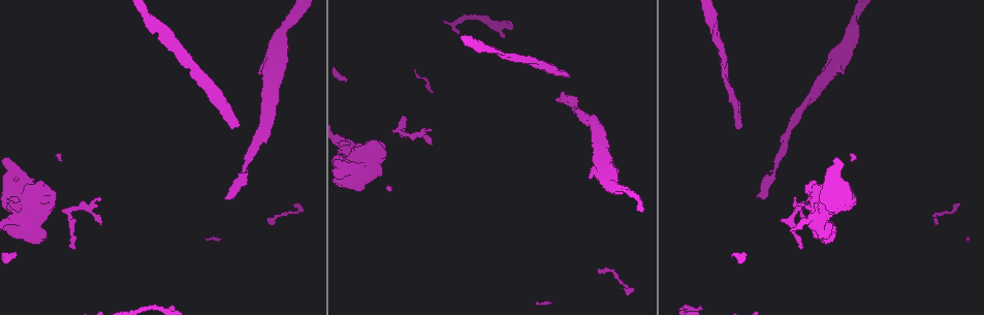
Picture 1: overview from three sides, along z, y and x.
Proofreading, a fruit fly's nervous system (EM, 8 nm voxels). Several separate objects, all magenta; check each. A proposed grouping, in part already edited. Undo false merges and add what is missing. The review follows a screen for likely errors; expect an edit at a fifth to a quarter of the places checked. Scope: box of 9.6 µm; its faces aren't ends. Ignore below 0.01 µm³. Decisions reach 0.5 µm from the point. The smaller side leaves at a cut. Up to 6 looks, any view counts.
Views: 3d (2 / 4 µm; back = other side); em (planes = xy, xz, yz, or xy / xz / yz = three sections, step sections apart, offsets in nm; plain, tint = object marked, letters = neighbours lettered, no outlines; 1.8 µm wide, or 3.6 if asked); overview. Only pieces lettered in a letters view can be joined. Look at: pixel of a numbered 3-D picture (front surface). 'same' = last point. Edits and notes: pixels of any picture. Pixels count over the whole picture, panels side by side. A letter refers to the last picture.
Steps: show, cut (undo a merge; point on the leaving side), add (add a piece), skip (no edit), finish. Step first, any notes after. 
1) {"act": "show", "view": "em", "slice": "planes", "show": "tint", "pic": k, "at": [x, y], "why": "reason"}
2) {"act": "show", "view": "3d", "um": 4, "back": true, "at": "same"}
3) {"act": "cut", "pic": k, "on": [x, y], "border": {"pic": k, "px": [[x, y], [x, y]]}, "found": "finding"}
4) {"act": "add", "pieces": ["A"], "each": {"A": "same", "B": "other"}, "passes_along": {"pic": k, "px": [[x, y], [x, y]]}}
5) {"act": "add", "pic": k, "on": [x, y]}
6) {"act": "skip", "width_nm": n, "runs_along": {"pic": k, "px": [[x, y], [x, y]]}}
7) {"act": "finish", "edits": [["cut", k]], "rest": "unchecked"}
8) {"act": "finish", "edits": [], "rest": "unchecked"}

{"act": "show", "view": "3d", "um": 4, "pic": 1, "at": [149, 21], "why": "calibre changes"}

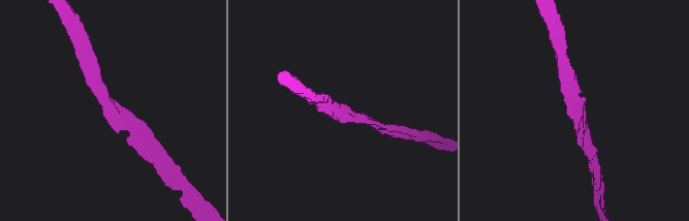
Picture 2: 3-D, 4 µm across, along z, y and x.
{"act": "show", "view": "em", "slice": "planes", "show": "letters", "pic": 2, "at": [569, 110]}

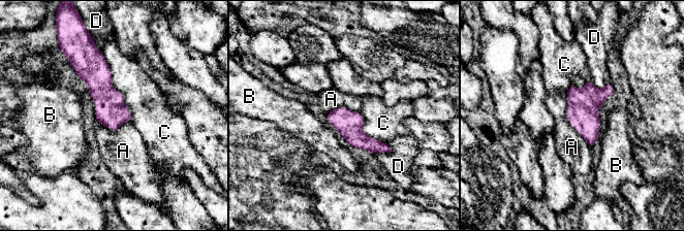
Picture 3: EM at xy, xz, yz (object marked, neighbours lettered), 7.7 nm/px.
{"act": "skip", "width_nm": 200, "each": {"A": "other", "B": "other", "C": "other", "D": "other"}, "runs_along": {"pic": 3, "px": [[330, 116], [361, 140], [386, 149]]}, "found": "all the same cell"}

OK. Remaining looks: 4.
{"act": "show", "view": "em", "slice": "planes", "show": "letters", "pic": 1, "at": [844, 72], "why": "an open end"}

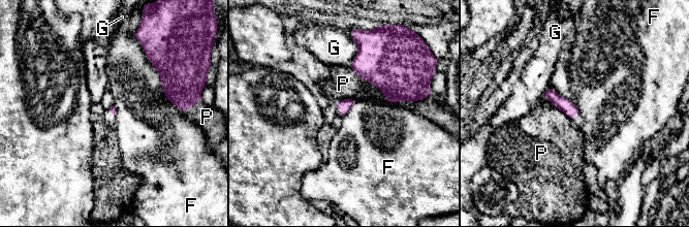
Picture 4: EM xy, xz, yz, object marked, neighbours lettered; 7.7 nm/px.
{"act": "skip", "each": {"F": "other", "G": "other", "P": "other"}, "found": "no lettered piece goes on from it"}

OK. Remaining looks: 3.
{"act": "show", "view": "em", "slice": "planes", "show": "letters", "pic": 1, "at": [237, 124], "why": "an open end"}

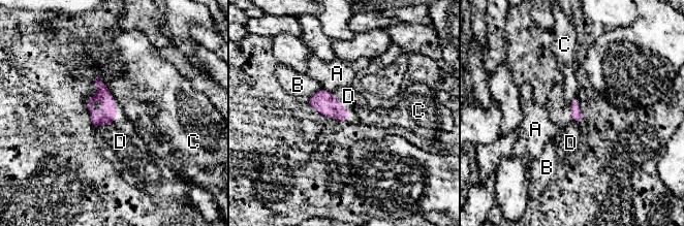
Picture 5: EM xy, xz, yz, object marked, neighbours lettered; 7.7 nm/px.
{"act": "add", "pieces": ["D"], "each": {"A": "other", "B": "other", "C": "other", "D": "same"}, "passes_along": {"pic": 5, "px": [[106, 114], [112, 121], [120, 141]]}, "found": "it goes on there"}

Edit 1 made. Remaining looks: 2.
{"act": "finish", "edits": [["add", 5]], "rest": "unchecked"}

